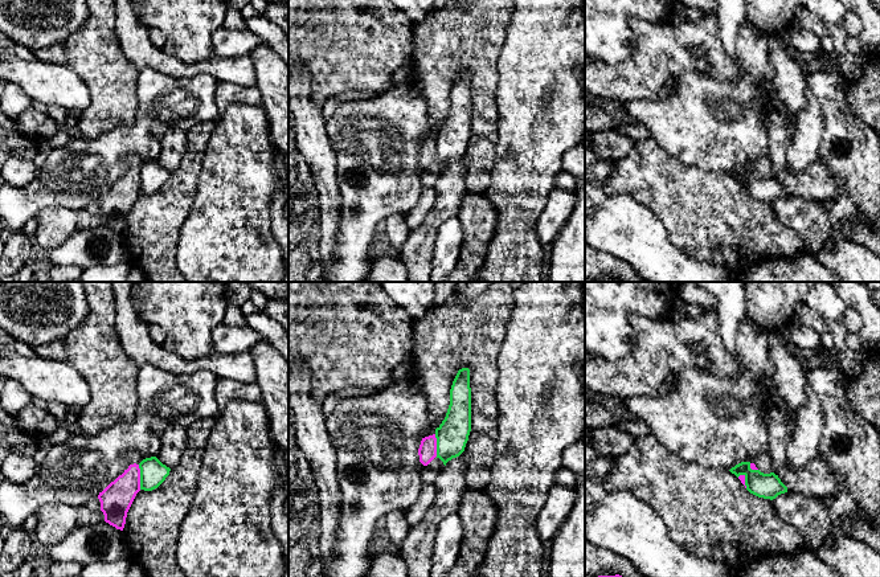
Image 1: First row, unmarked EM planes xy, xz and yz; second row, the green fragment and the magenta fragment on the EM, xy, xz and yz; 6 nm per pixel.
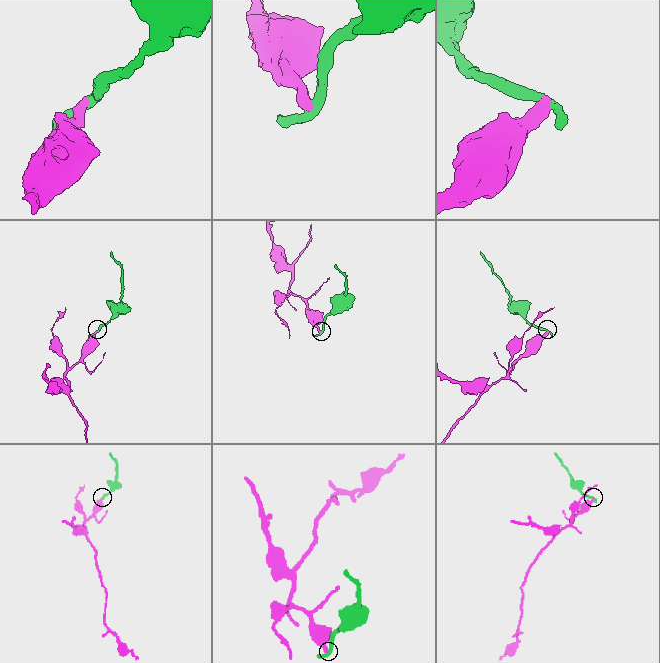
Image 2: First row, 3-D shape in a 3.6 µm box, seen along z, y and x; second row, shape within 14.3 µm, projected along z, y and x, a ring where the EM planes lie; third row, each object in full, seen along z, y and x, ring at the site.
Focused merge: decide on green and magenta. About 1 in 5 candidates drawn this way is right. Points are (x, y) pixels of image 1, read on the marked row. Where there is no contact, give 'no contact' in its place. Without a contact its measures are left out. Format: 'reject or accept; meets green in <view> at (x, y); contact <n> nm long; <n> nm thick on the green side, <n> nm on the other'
reject; meets green in xy at (140, 477); contact 150 nm long; 160 nm thick on the green side, 190 nm on the other

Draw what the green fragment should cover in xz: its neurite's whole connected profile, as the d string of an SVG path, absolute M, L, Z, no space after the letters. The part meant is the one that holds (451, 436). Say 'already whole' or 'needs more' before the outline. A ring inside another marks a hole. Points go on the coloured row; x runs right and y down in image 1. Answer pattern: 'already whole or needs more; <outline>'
already whole; M470 369L458 371L451 389L450 405L442 423L435 429L437 458L443 465L459 457L466 447L471 431L471 388Z

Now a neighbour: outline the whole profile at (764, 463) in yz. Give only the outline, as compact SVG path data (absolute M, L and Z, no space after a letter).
M770 451L756 457L752 462L750 462L750 468L752 470L760 470L764 474L770 474L773 472L773 458L770 455Z

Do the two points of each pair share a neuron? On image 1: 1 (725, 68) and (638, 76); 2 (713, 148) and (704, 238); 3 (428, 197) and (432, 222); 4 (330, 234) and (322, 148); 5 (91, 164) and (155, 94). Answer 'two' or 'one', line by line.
1: one
2: two
3: two
4: one
5: one

